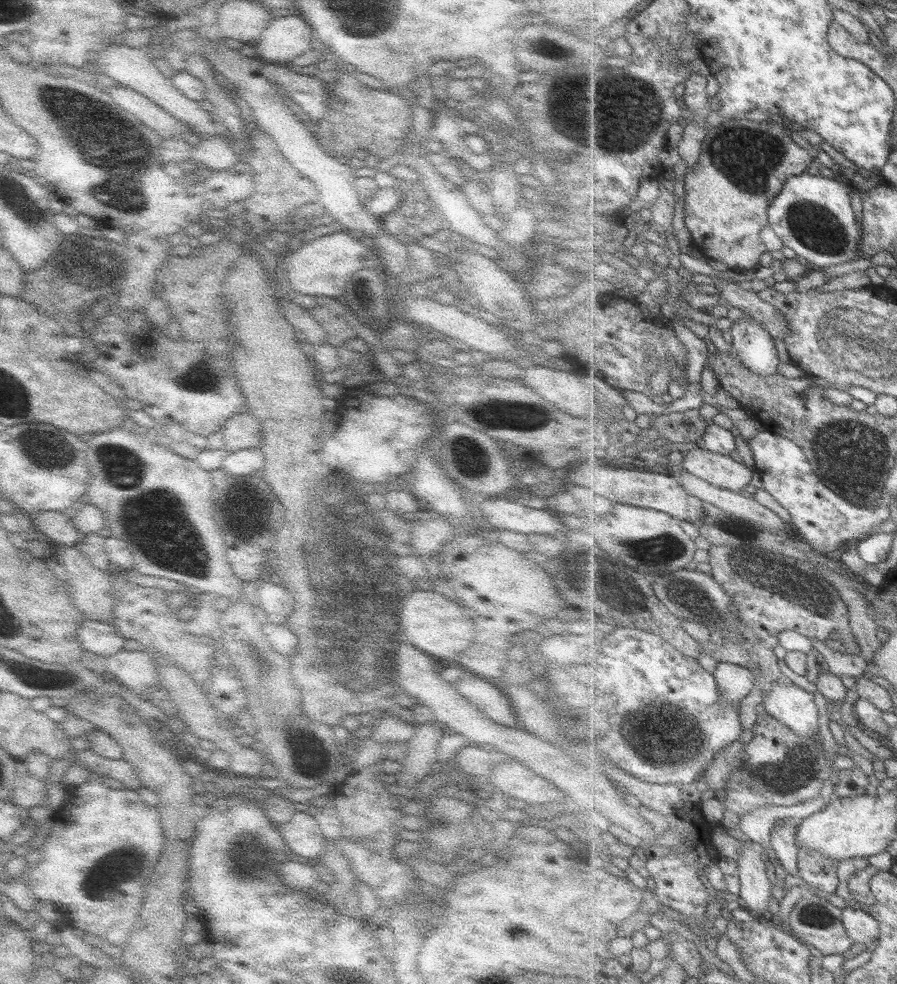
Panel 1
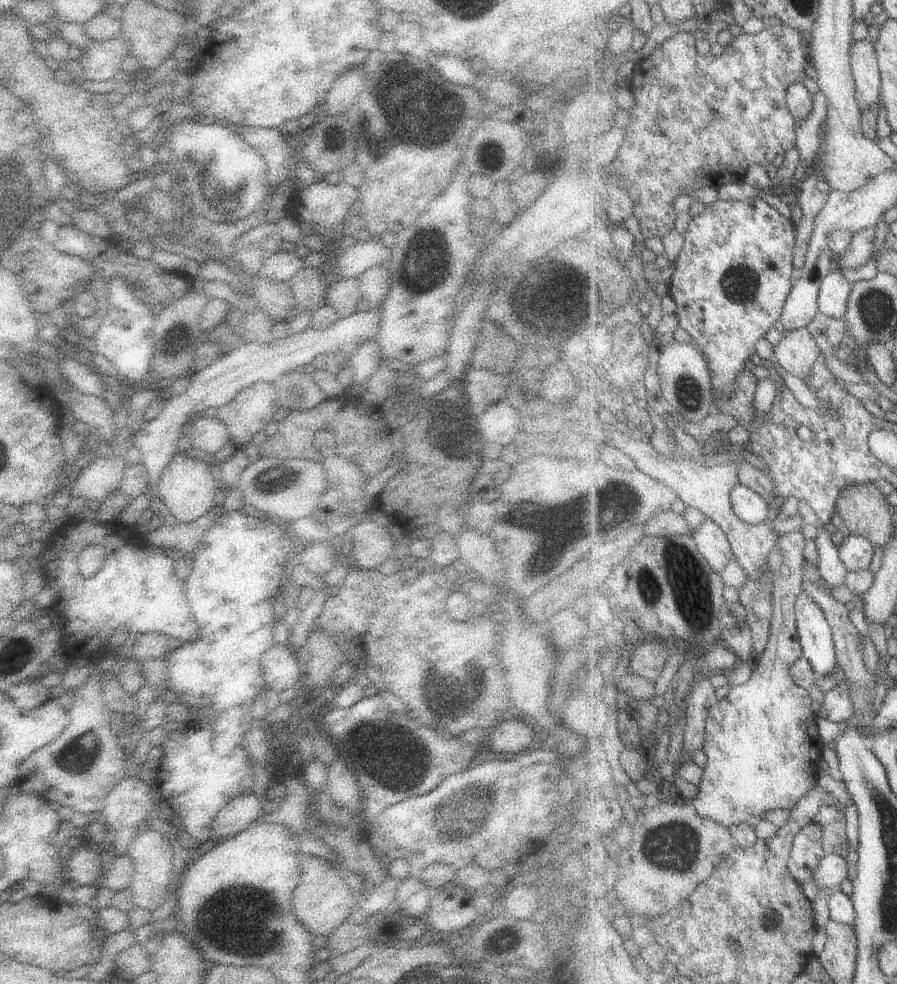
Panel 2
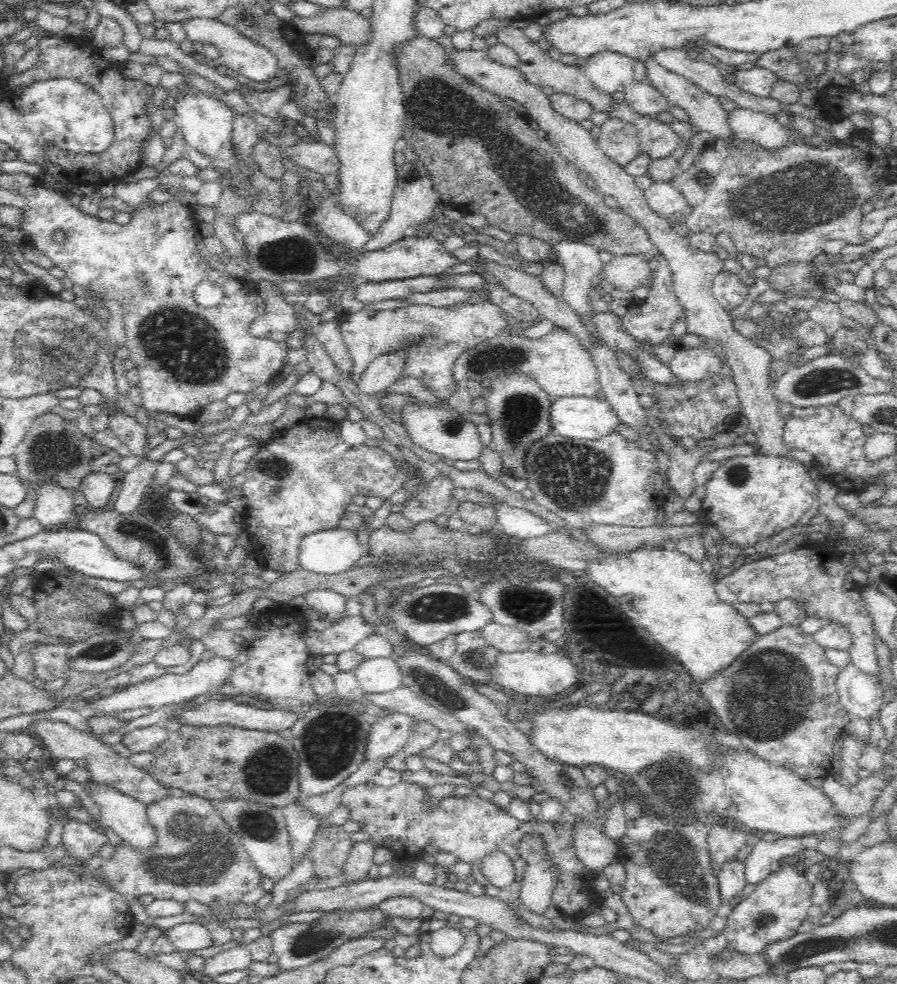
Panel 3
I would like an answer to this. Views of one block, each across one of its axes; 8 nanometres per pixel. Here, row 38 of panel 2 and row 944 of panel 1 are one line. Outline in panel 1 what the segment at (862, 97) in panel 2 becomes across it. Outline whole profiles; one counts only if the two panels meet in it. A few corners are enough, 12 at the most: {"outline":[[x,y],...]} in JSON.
{"outline":[[845,907],[842,921],[853,943],[880,936],[872,914]]}

